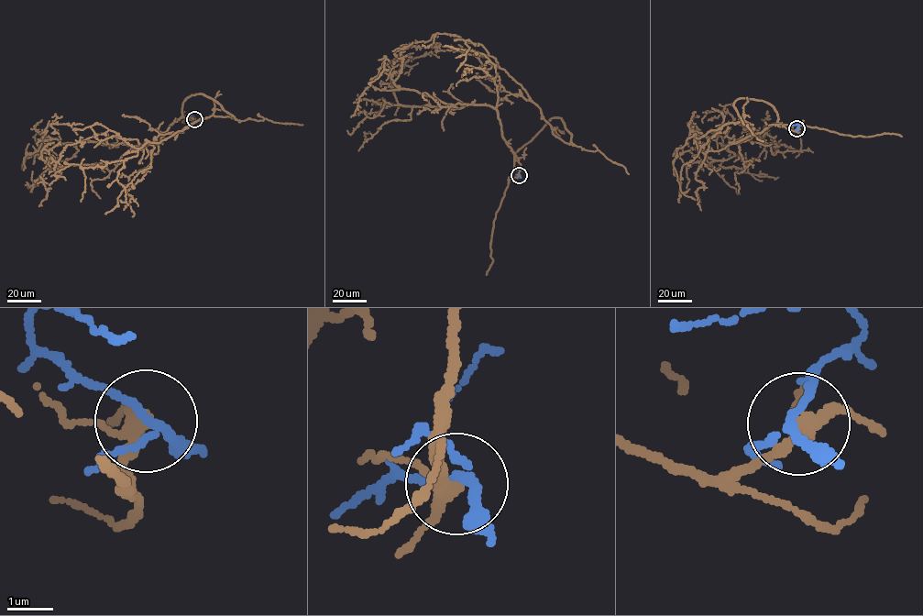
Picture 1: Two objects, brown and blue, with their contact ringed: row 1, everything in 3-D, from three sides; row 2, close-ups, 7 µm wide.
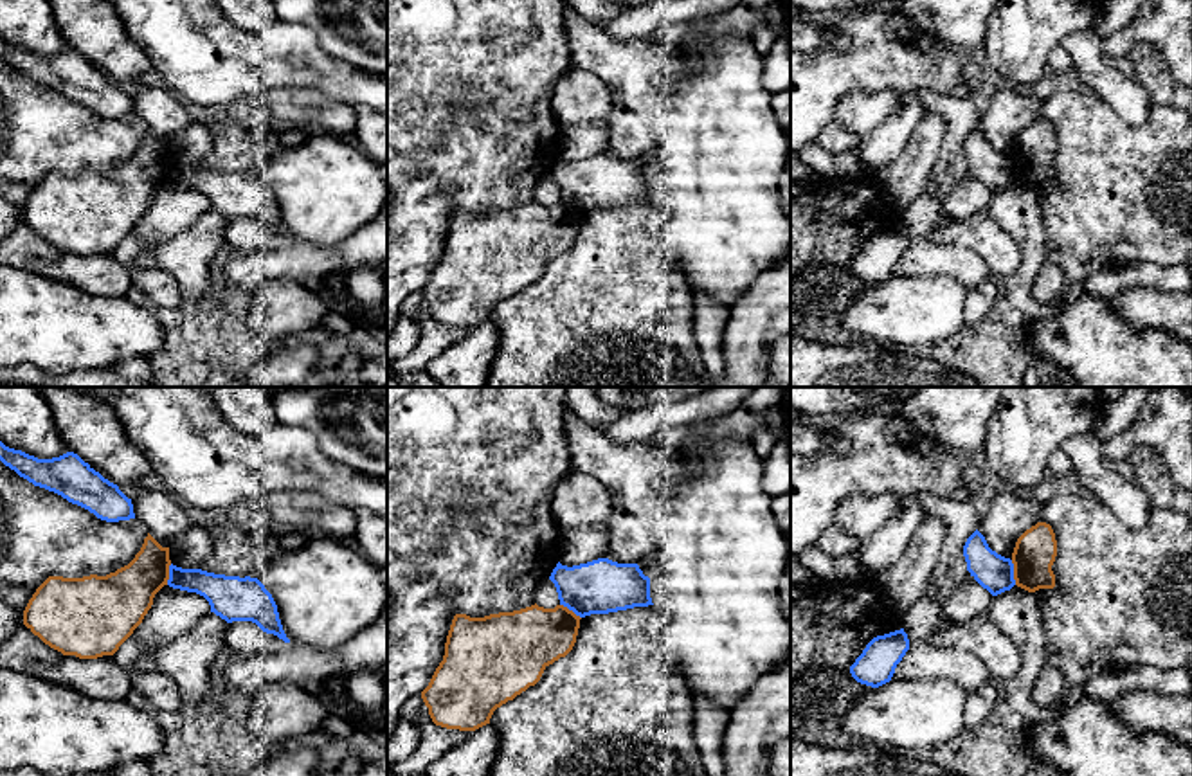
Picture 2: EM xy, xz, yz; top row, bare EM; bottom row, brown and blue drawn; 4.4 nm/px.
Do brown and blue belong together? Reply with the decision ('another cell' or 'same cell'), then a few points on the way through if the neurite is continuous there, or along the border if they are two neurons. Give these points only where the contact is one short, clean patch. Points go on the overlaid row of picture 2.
another cell; border yz (1011, 560), (1016, 584)

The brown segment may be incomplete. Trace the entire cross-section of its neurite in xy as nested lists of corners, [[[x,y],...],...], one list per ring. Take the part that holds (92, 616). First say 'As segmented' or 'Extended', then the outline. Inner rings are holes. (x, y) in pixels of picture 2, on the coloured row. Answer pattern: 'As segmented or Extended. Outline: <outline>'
As segmented. Outline: [[[148,533],[135,558],[115,573],[83,578],[49,576],[29,600],[23,625],[63,655],[79,659],[113,655],[142,623],[155,594],[167,585],[169,565],[169,547],[162,547]]]

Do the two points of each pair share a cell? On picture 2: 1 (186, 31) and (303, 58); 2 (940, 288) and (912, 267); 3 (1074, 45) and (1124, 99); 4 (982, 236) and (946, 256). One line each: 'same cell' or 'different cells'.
1: same cell
2: different cells
3: same cell
4: different cells

